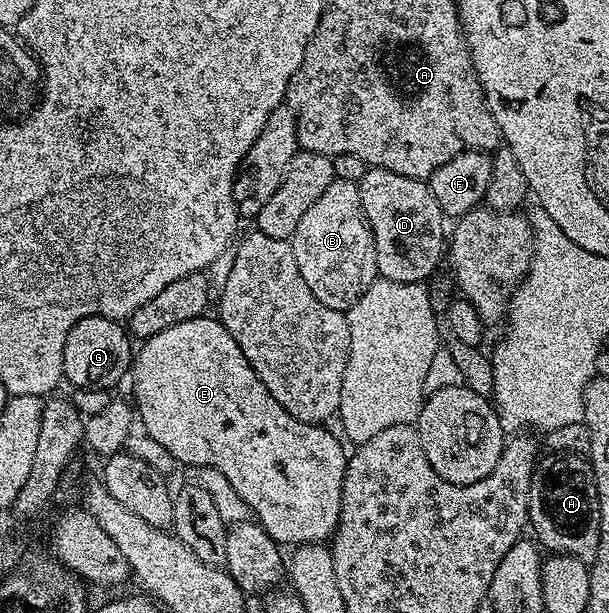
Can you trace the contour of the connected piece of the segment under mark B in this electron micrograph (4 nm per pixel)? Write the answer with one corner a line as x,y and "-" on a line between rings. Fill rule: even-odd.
337,178
306,208
298,228
294,228
290,245
294,260
298,260
298,272
310,287
310,292
332,310
347,311
363,294
366,287
375,282
376,253
374,236
362,208
362,196
357,183

